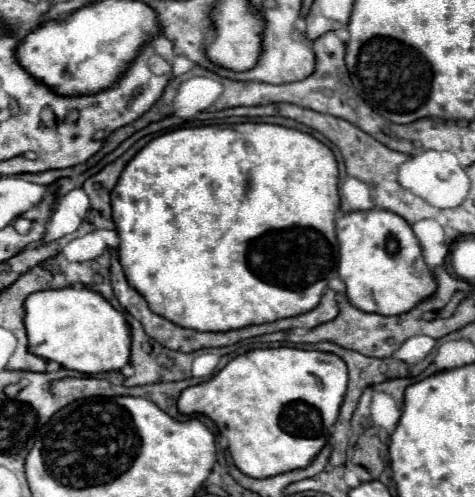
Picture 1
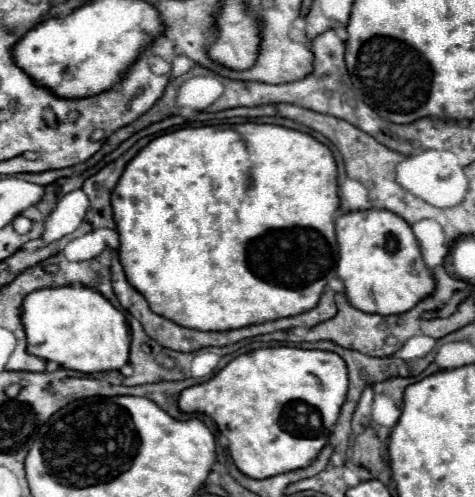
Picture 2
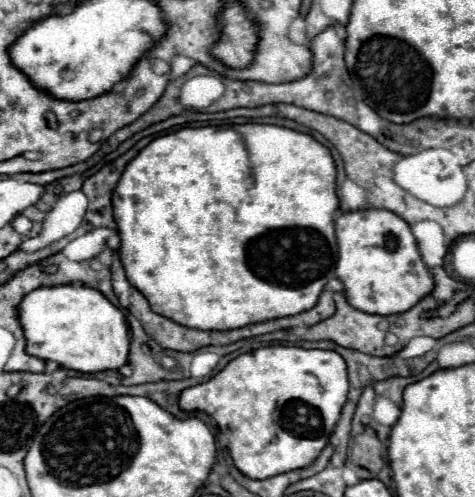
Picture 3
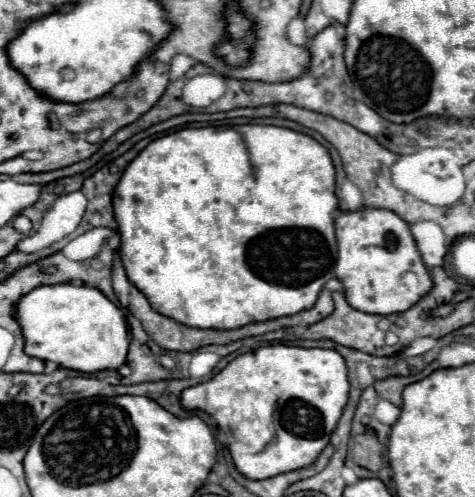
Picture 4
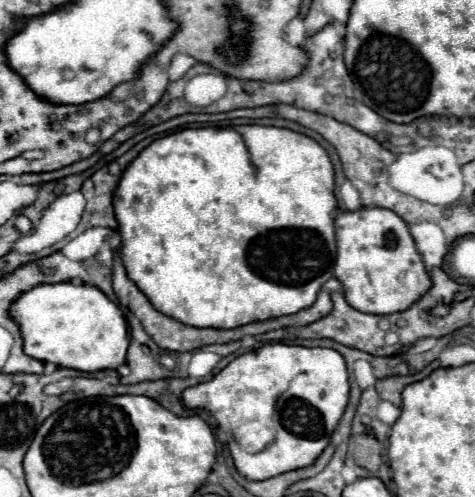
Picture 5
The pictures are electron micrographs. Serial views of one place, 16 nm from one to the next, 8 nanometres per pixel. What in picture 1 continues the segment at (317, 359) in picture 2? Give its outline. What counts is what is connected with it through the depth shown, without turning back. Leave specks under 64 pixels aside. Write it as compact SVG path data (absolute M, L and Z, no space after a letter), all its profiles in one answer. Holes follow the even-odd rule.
M260 348L230 360L210 380L190 386L180 394L180 414L204 414L216 422L222 436L228 438L230 454L246 476L264 478L296 468L306 468L320 448L328 442L330 428L338 418L338 408L346 394L348 372L342 358L328 352L300 350L300 348Z

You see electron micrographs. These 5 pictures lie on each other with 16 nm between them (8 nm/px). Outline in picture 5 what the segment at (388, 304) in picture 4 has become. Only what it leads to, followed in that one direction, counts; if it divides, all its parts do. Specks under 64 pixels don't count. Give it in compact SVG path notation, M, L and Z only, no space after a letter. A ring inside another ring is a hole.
M360 208L356 212L340 212L334 226L338 242L334 274L342 282L344 296L352 308L382 316L404 312L432 288L408 224L392 210Z

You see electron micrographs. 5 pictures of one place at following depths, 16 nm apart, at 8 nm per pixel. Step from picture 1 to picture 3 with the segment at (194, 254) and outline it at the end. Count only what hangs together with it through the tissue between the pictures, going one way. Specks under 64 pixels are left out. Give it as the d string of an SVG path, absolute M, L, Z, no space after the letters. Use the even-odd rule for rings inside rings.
M238 124L238 126L200 126L200 128L182 128L164 136L154 138L144 150L138 152L138 156L132 160L132 164L128 164L128 168L124 170L124 176L120 176L114 194L112 194L112 206L114 206L114 216L116 216L116 224L118 224L118 234L120 234L120 260L124 264L124 270L128 272L128 282L136 284L136 288L140 288L140 292L144 292L144 296L148 296L148 304L152 304L154 312L160 312L160 316L168 316L170 320L176 320L178 324L188 324L188 328L242 328L244 324L260 324L264 320L276 320L280 316L294 316L300 312L306 312L308 308L316 306L316 300L320 298L320 292L324 290L324 286L328 284L328 280L334 276L334 266L336 266L336 256L338 256L338 244L336 244L336 236L334 236L334 216L338 210L338 196L336 196L336 164L334 158L330 154L330 150L320 144L318 140L314 140L310 134L304 132L296 132L290 128L282 128L282 126L272 126L272 124Z

